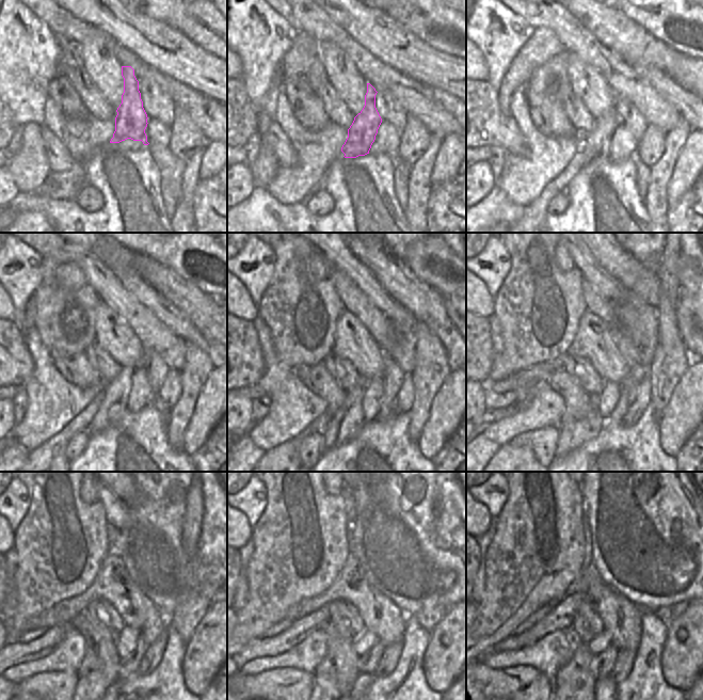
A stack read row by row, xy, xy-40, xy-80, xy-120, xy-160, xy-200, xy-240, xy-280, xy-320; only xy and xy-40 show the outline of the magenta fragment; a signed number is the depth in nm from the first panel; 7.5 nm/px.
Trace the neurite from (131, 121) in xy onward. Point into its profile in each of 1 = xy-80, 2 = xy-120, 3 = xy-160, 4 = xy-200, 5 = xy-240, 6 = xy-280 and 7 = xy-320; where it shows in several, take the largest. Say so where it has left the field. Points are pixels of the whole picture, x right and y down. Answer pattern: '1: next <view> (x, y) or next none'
1: next xy-80 (595, 145)
2: next xy-120 (116, 392)
3: next xy-160 (346, 424)
4: next xy-200 (572, 435)
5: next xy-240 (91, 688)
6: next xy-280 (324, 688)
7: next xy-320 (555, 688)

